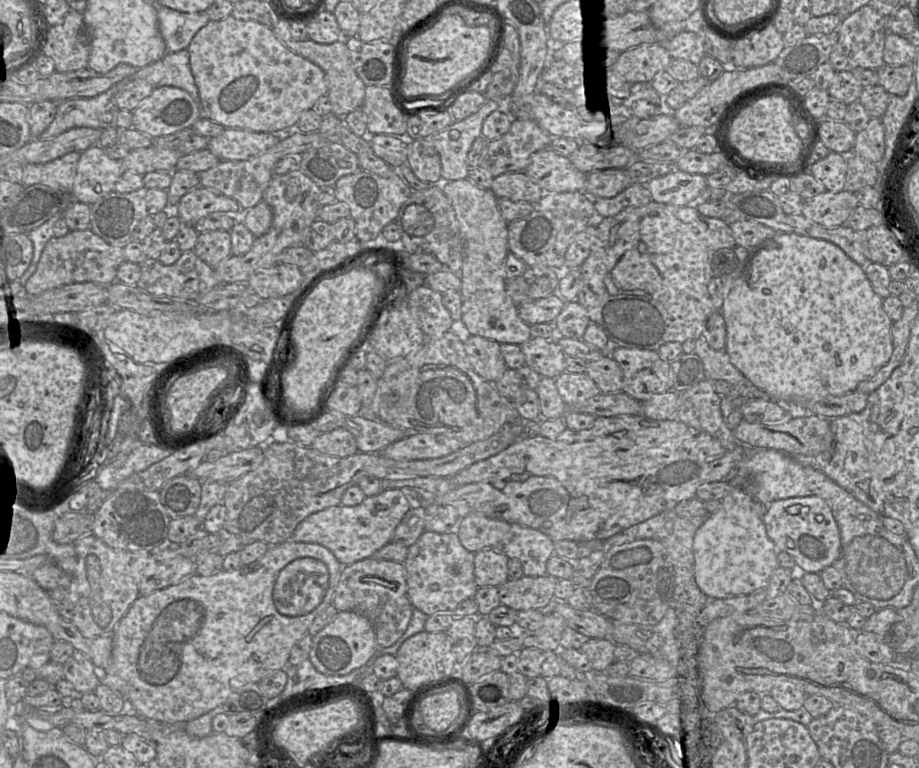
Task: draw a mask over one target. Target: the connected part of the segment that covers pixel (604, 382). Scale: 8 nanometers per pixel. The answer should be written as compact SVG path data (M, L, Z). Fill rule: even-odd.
M602 356L596 361L588 362L585 372L596 383L601 393L615 393L623 388L622 370L611 356Z

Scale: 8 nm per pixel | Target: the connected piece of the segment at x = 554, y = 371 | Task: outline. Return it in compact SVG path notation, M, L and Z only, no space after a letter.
M530 338L521 350L525 364L544 377L557 378L566 369L566 355L555 340Z

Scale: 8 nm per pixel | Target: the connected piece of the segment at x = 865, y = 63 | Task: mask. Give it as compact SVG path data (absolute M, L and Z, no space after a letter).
M865 5L848 17L842 18L842 22L836 30L838 40L829 57L829 62L835 71L851 72L858 68L879 70L883 67L885 65L883 52L887 36L887 17L880 15L870 5Z

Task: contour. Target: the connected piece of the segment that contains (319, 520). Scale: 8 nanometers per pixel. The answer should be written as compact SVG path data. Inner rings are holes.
M400 488L382 489L374 496L366 497L359 505L337 505L309 515L296 528L292 539L297 542L317 543L328 548L343 566L372 558L377 551L392 542L394 532L409 509L414 505L405 490Z

